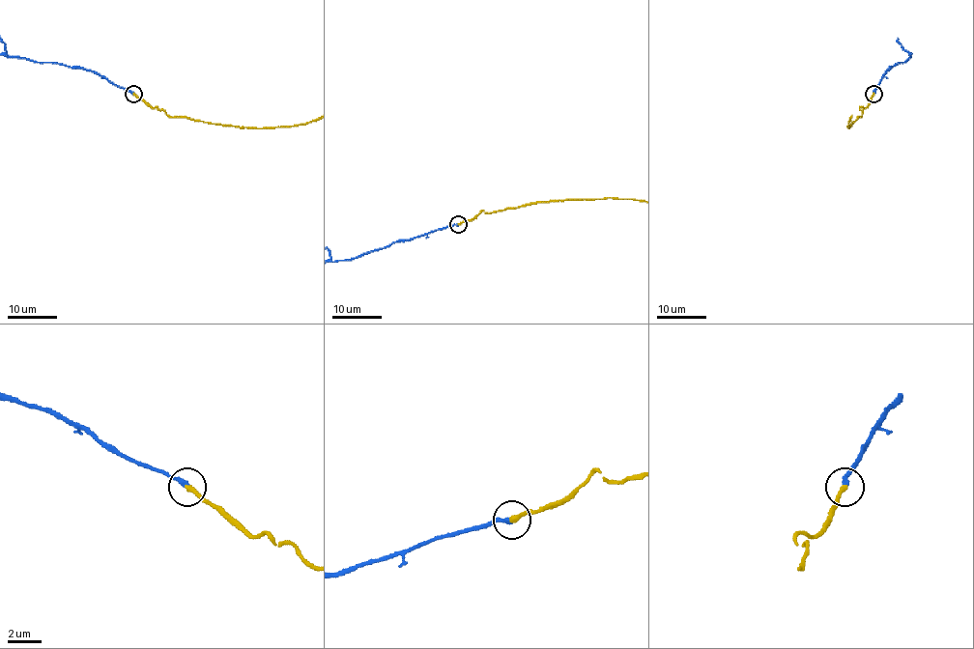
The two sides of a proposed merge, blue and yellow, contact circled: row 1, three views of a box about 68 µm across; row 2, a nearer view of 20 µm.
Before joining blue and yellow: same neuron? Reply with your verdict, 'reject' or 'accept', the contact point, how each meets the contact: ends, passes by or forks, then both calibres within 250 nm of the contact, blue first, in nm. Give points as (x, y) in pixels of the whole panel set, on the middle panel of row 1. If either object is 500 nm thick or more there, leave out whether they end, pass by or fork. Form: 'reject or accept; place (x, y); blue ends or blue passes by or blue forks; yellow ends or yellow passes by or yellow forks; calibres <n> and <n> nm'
accept; place (458, 224); blue ends; yellow ends; calibres 260 and 280 nm

